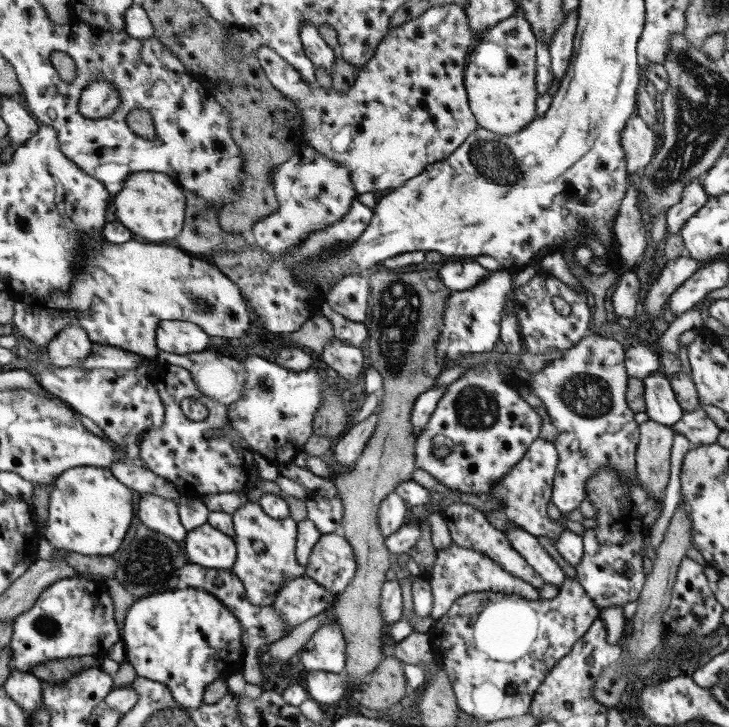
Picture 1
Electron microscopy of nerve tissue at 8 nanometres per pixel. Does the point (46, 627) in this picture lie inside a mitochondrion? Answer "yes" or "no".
yes

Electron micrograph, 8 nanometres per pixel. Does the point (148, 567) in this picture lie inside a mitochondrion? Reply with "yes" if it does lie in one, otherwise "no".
yes

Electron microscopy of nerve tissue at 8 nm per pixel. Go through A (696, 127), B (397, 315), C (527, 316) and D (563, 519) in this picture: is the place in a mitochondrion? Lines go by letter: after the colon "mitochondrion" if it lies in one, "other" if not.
A: mitochondrion
B: mitochondrion
C: other
D: other

